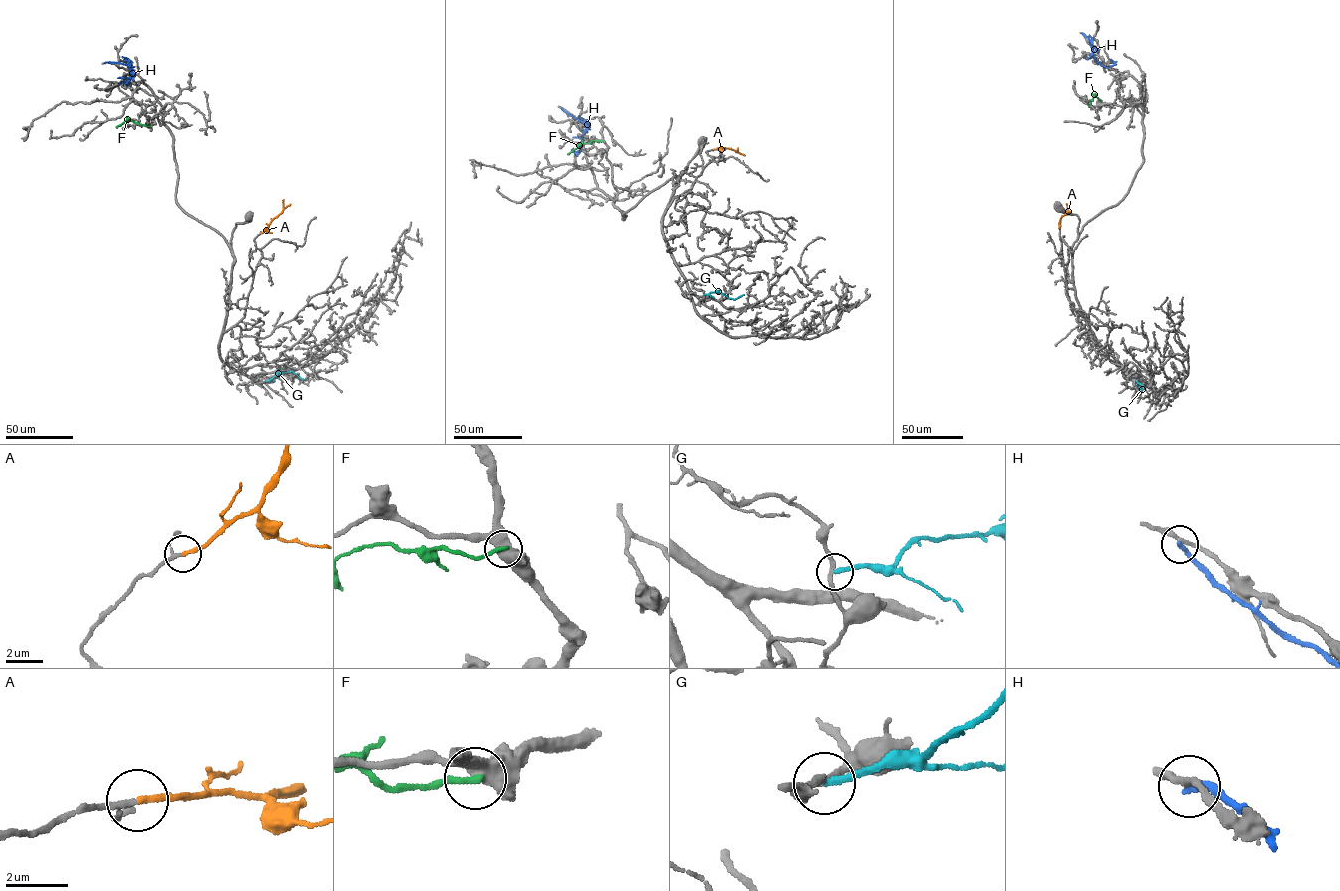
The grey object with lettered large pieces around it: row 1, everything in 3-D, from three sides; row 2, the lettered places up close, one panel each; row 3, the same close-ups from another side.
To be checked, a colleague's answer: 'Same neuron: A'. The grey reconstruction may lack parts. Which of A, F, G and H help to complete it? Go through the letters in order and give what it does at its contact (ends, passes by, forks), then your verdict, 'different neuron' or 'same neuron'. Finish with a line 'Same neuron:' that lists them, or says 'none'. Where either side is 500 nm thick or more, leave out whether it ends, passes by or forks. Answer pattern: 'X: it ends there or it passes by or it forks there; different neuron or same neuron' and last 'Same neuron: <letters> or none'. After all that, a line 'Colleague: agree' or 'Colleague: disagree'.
A: it ends there; same neuron
F: different neuron
G: it ends there; different neuron
H: it ends there; different neuron
Same neuron: A
Colleague: agree

